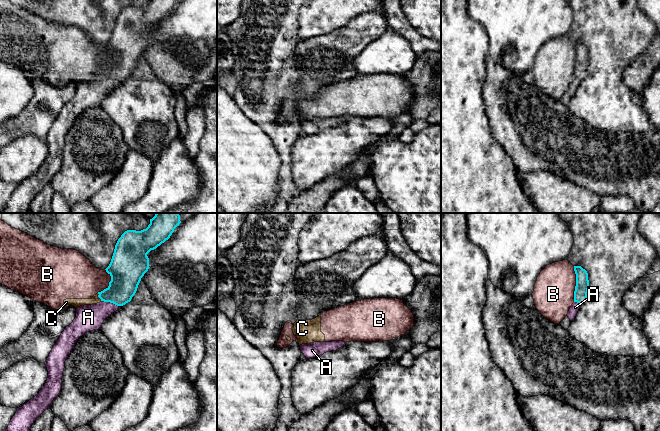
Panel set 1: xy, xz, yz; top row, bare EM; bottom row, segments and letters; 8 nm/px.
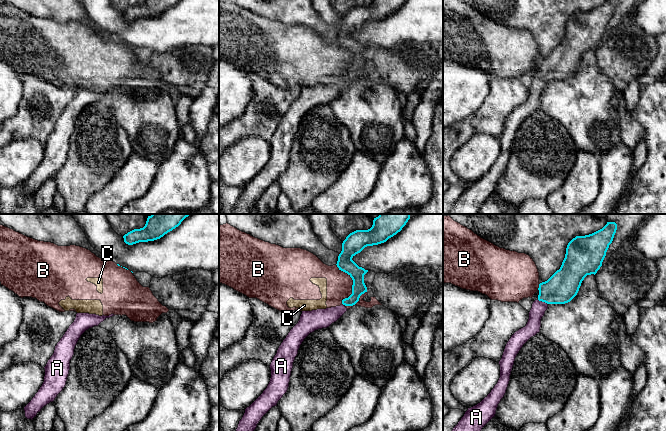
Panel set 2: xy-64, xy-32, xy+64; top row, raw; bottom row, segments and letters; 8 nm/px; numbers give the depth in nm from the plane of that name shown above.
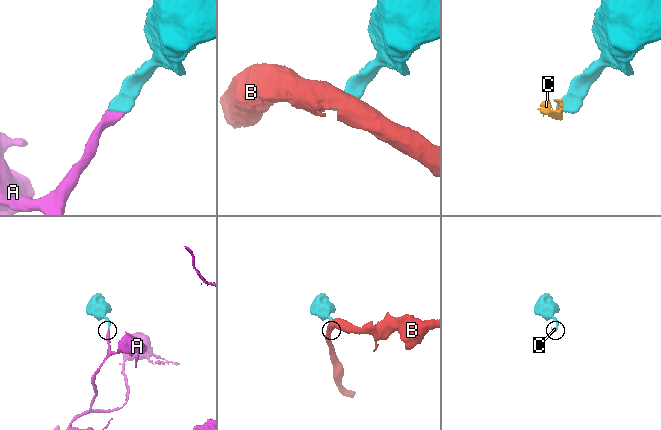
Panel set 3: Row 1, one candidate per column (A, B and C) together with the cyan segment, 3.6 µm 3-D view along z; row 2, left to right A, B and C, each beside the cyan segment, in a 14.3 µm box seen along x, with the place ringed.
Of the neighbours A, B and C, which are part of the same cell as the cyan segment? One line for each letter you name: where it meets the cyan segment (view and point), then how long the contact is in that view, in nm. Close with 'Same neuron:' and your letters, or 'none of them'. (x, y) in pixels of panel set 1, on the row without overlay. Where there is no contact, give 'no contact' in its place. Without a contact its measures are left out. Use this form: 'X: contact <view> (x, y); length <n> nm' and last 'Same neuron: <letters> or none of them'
A: contact xy (111, 78); length 130 nm
Same neuron: A

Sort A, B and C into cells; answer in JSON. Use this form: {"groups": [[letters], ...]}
{"groups": [["A"], ["B", "C"]]}

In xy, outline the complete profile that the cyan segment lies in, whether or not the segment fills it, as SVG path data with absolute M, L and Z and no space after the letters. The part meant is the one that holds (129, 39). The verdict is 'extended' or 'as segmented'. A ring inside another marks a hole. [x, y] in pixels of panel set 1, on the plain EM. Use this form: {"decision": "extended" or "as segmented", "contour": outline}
{"decision": "extended", "contour": "M149 0L141 7L127 6L118 15L109 42L109 62L98 68L100 79L76 84L76 93L61 109L45 141L48 154L39 169L17 184L2 213L29 213L34 197L50 183L62 164L65 137L77 116L85 109L100 105L104 96L120 82L130 78L141 54L148 47L147 30L170 14L179 0Z"}

